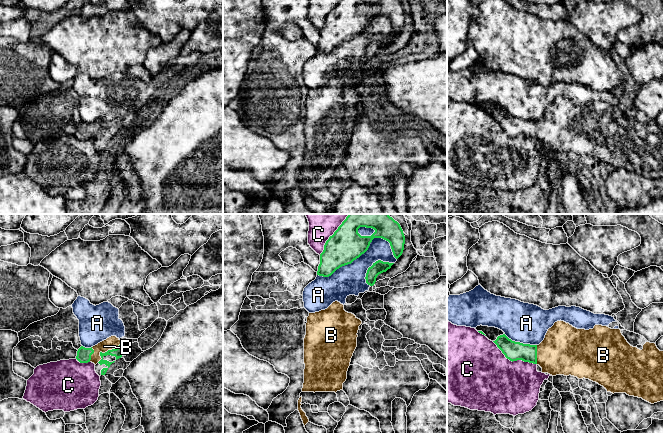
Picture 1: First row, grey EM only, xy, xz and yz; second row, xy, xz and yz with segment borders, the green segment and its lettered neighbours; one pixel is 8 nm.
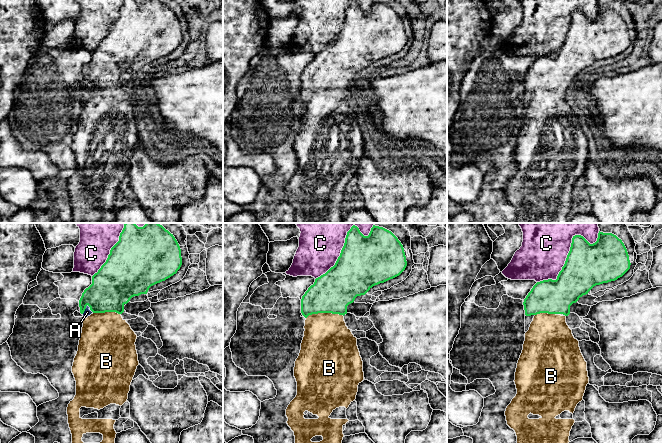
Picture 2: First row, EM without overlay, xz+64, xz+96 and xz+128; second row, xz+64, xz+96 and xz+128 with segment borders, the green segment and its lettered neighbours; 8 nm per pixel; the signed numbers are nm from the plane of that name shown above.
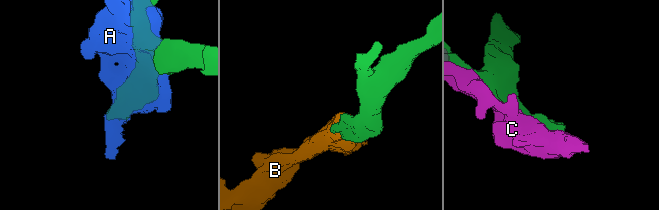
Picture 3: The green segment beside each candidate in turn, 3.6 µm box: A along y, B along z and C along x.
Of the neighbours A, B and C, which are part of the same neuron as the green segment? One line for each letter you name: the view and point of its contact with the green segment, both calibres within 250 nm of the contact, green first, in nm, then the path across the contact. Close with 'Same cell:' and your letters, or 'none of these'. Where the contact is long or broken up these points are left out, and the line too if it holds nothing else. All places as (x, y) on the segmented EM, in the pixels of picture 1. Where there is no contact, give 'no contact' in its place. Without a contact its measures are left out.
B: xy (105, 352) | 70/100 nm | across xy (117, 352), (105, 352), (113, 342)
Same cell: B

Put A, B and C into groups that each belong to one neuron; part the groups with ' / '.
A / B / C

